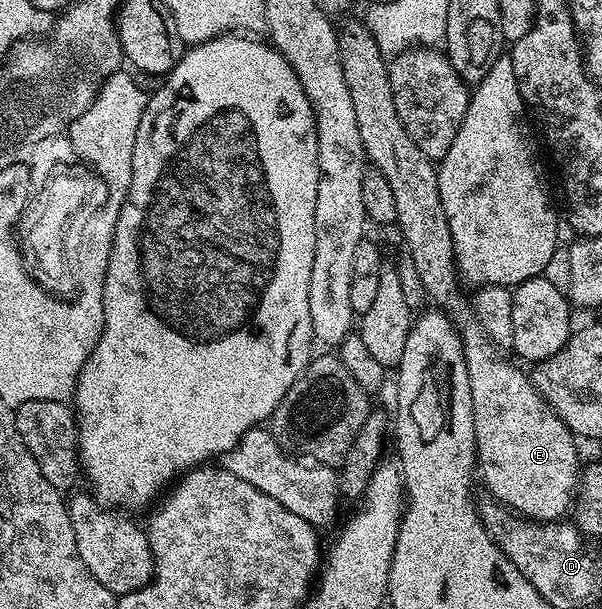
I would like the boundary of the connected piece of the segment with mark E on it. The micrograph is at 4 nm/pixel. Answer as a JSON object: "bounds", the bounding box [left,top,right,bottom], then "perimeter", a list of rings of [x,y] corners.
{"bounds":[338,21,580,523],"perimeter":[[[346,21],[341,24],[338,31],[338,52],[340,53],[340,61],[344,69],[344,81],[348,81],[348,94],[352,96],[352,105],[356,109],[356,126],[360,128],[360,141],[362,148],[366,154],[369,166],[375,171],[384,173],[385,179],[388,181],[388,186],[392,188],[392,193],[396,197],[396,217],[398,222],[396,224],[397,230],[402,230],[402,239],[406,242],[405,254],[415,262],[416,270],[420,275],[420,282],[424,285],[426,290],[426,298],[435,308],[449,309],[454,320],[454,325],[459,337],[462,339],[462,361],[468,367],[468,385],[470,386],[470,417],[472,420],[472,447],[476,452],[476,467],[482,470],[482,479],[486,482],[486,487],[490,490],[489,498],[502,504],[503,507],[514,512],[515,515],[537,521],[540,523],[552,523],[563,518],[562,515],[571,510],[572,504],[576,499],[576,492],[578,490],[578,480],[580,478],[580,462],[578,463],[578,447],[576,444],[576,436],[566,428],[566,422],[558,416],[556,412],[548,405],[548,401],[544,401],[542,394],[534,388],[533,383],[530,382],[530,376],[524,370],[521,371],[517,367],[517,362],[509,363],[505,359],[503,352],[500,348],[492,342],[482,331],[480,324],[475,319],[475,314],[472,310],[471,304],[468,299],[458,292],[458,282],[460,276],[458,274],[458,264],[454,261],[454,242],[452,241],[452,233],[448,225],[448,217],[444,213],[444,205],[440,201],[440,185],[438,184],[438,168],[428,158],[424,157],[424,153],[420,153],[420,149],[416,149],[416,141],[412,141],[412,137],[408,137],[408,133],[404,129],[404,125],[400,121],[400,117],[396,113],[396,105],[392,101],[392,85],[390,84],[390,69],[388,66],[387,58],[382,54],[382,51],[376,45],[376,41],[372,37],[372,33],[367,29],[365,22],[358,21],[358,23],[350,23]]]}

